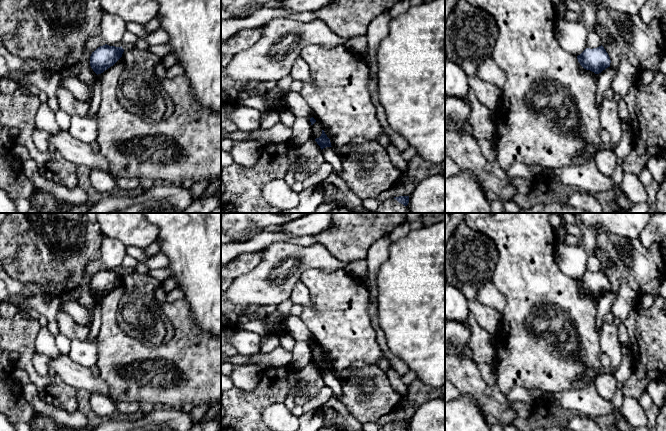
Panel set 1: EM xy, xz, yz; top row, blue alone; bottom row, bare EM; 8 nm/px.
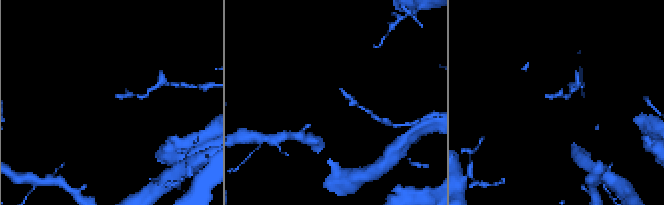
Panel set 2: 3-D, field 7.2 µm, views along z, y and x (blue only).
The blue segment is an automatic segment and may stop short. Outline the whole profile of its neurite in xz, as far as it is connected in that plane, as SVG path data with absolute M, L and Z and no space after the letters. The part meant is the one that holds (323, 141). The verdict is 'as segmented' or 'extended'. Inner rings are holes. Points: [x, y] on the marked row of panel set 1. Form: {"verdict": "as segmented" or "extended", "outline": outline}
{"verdict": "as segmented", "outline": "M322 130L321 136L319 138L316 138L315 141L320 146L321 150L326 148L326 147L332 147L330 139L327 137L324 130Z"}

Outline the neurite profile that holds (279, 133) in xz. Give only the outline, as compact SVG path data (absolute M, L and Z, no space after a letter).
M281 122L268 129L259 128L255 131L250 132L250 140L256 142L261 147L273 143L290 141L292 139L292 136L292 128L286 127Z

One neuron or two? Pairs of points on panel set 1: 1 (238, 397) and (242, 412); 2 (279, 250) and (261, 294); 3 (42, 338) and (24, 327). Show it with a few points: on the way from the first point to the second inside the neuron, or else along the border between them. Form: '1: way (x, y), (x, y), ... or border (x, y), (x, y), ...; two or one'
1: way (238, 401), (242, 408); one
2: way (275, 261), (262, 279), (262, 283); one
3: border (41, 327), (34, 343), (35, 352); two

